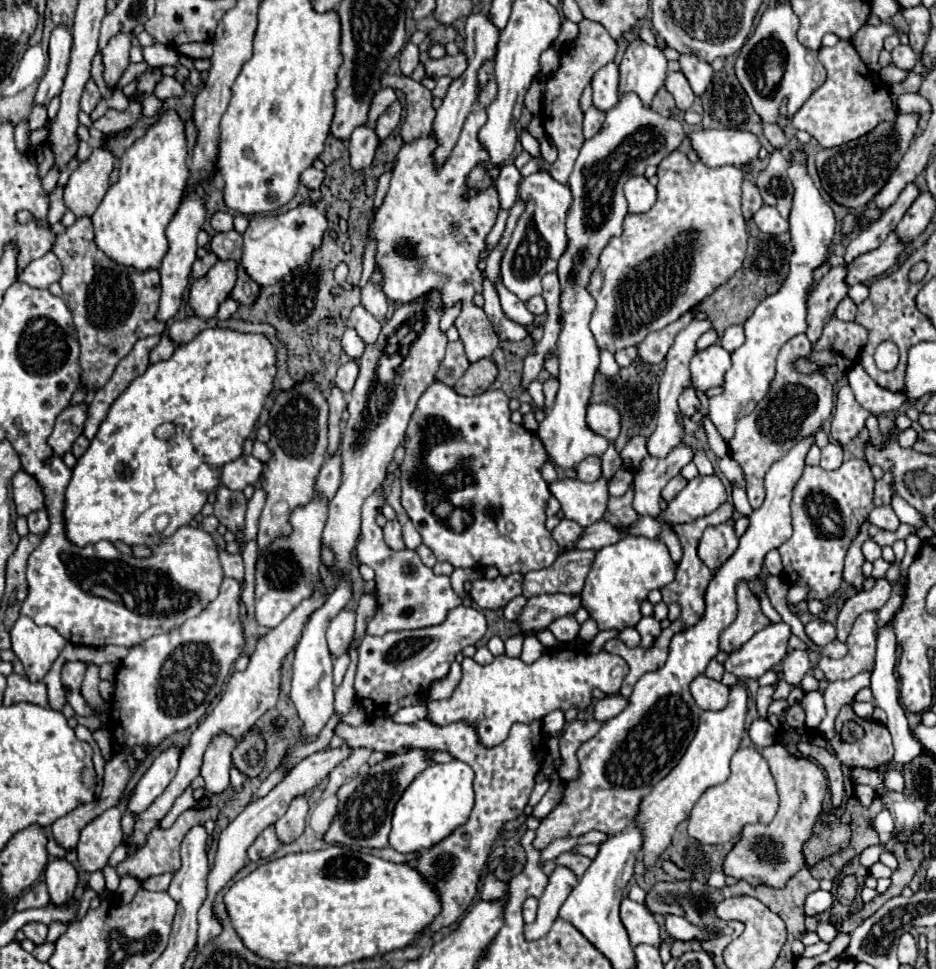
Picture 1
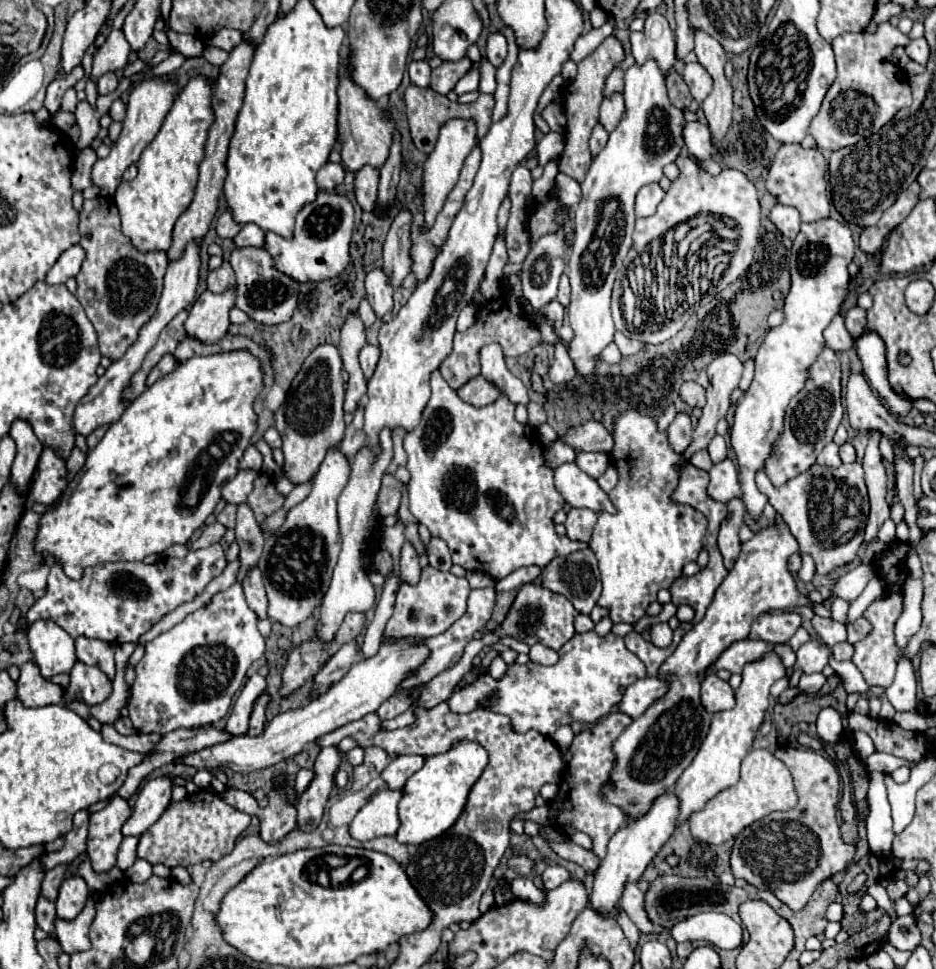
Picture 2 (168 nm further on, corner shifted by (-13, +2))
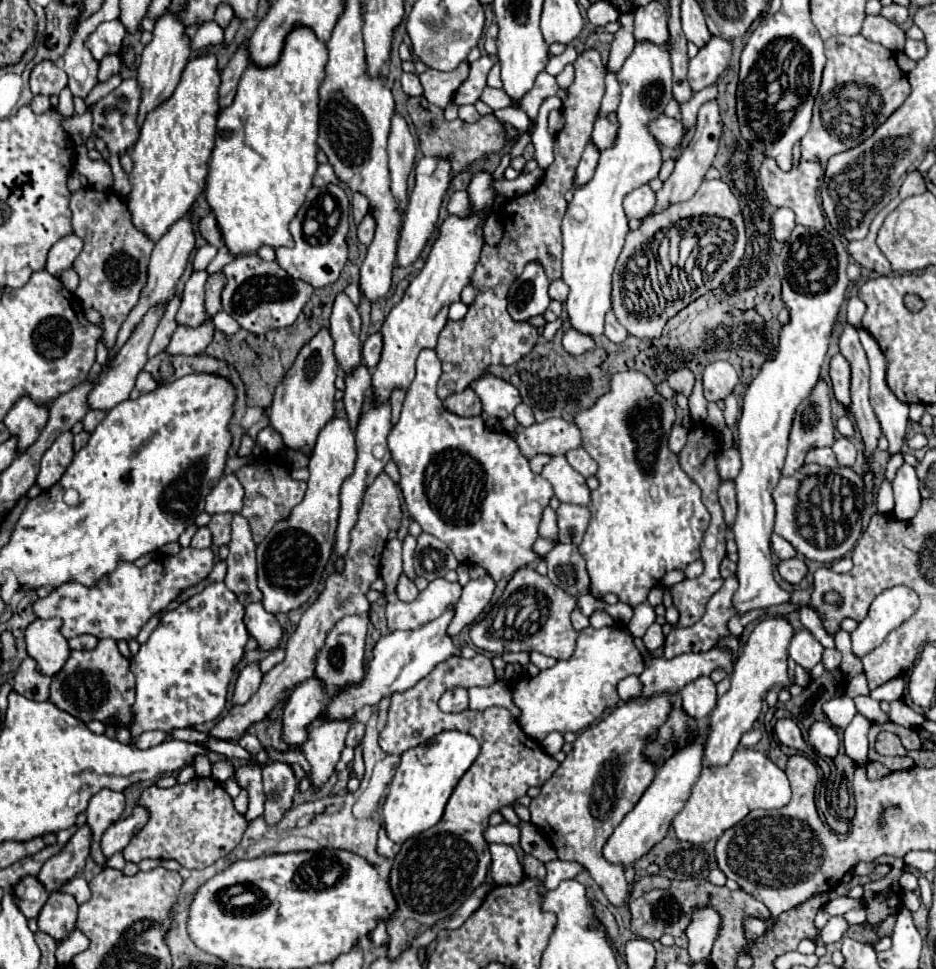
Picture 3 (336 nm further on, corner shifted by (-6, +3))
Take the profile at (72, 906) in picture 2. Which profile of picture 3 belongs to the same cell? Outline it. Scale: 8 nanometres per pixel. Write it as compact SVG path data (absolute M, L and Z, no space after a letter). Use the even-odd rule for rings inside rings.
M52 892L38 916L38 928L56 942L62 942L76 924L78 904L70 894Z

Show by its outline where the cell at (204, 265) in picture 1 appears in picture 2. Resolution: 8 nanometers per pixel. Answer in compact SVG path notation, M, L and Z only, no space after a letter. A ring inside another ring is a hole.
M223 261L223 265L219 269L213 269L207 277L207 289L213 293L223 293L233 283L235 283L235 273L233 273L229 261Z

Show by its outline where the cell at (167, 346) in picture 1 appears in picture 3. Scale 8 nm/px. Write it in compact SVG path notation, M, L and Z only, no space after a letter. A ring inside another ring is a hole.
M140 372L138 374L138 380L136 380L136 386L134 386L134 390L132 390L132 394L130 394L130 398L134 400L134 398L138 398L138 396L142 396L142 394L146 394L146 392L152 392L154 388L158 388L158 384L156 384L156 380L148 374L148 372Z

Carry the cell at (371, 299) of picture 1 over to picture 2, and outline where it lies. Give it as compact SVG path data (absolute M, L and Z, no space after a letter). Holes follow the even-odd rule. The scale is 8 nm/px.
M401 211L387 233L383 243L383 269L389 277L389 285L399 287L403 279L411 271L411 257L409 257L409 225L411 225L411 211Z

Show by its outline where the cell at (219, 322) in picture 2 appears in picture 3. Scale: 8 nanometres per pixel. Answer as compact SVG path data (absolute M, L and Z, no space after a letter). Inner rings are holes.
M208 318L206 324L202 324L200 328L188 328L188 326L178 326L178 330L174 332L166 354L170 356L196 356L202 354L204 348L212 342L214 336L214 326L212 320Z

